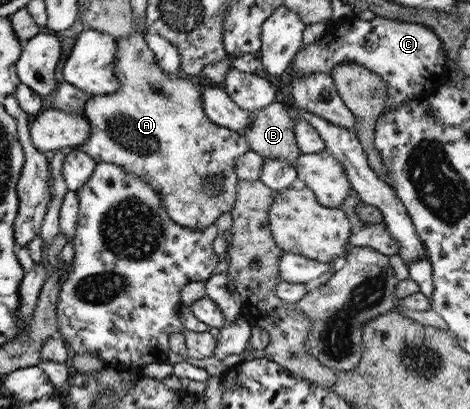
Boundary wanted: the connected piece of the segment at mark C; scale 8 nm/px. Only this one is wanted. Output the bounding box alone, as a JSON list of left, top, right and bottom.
[294,16,447,110]

